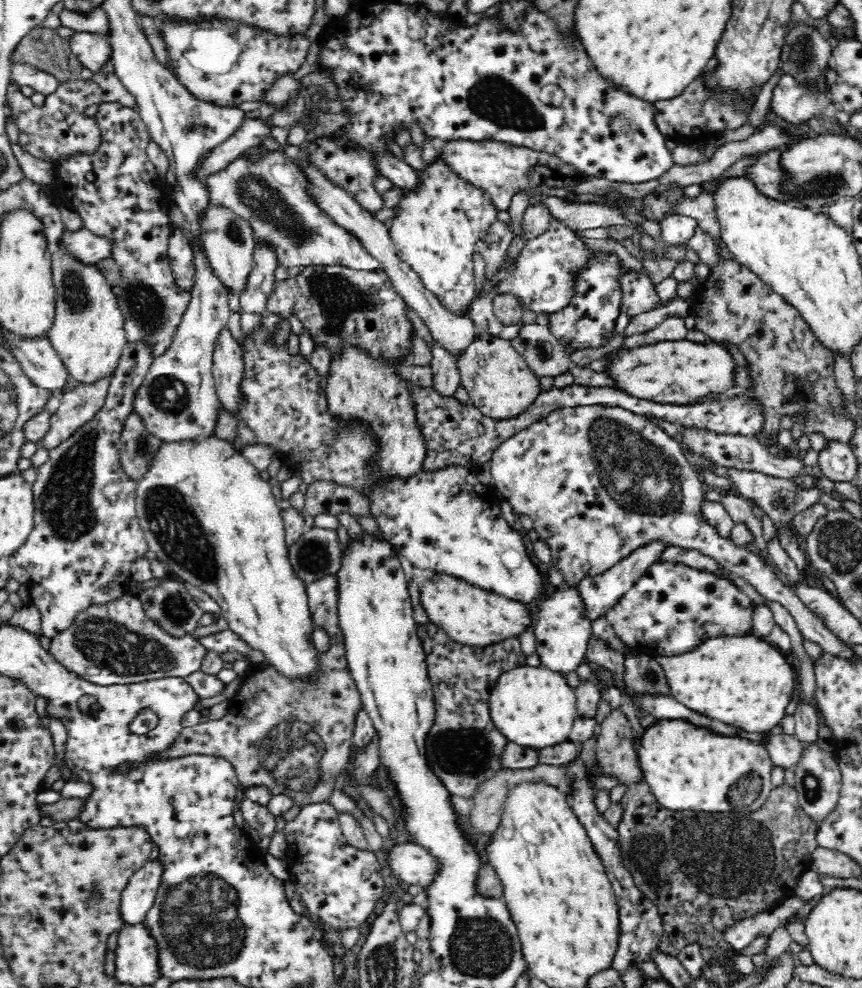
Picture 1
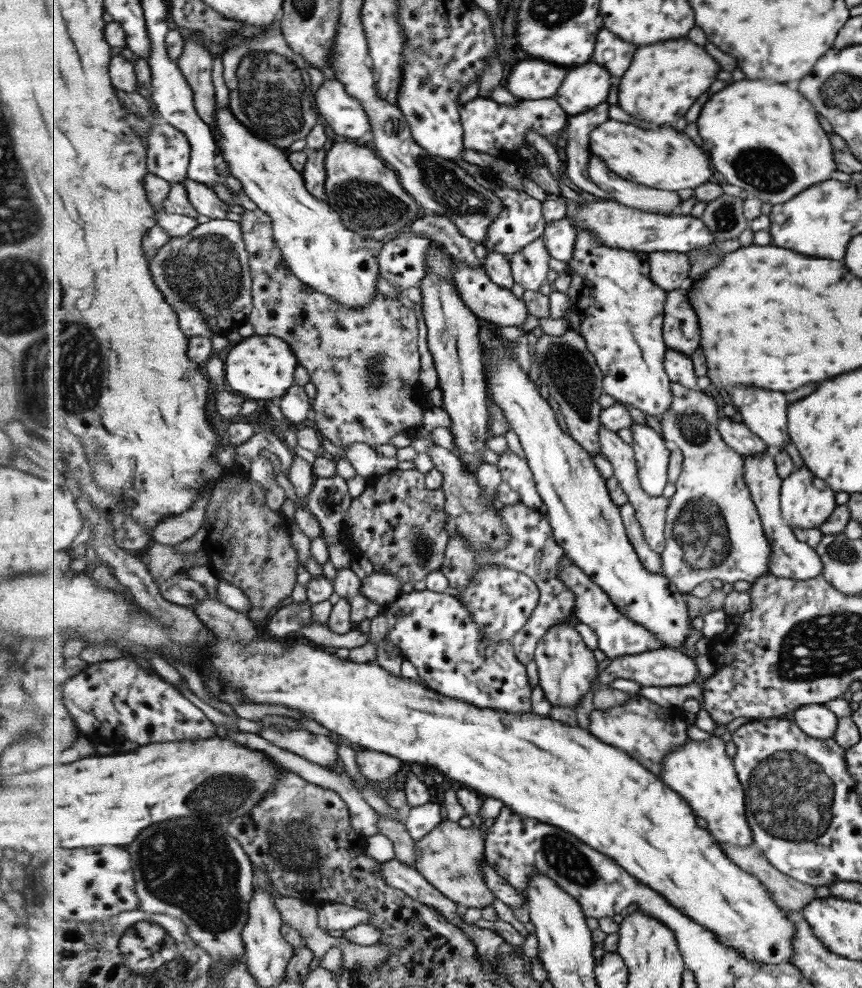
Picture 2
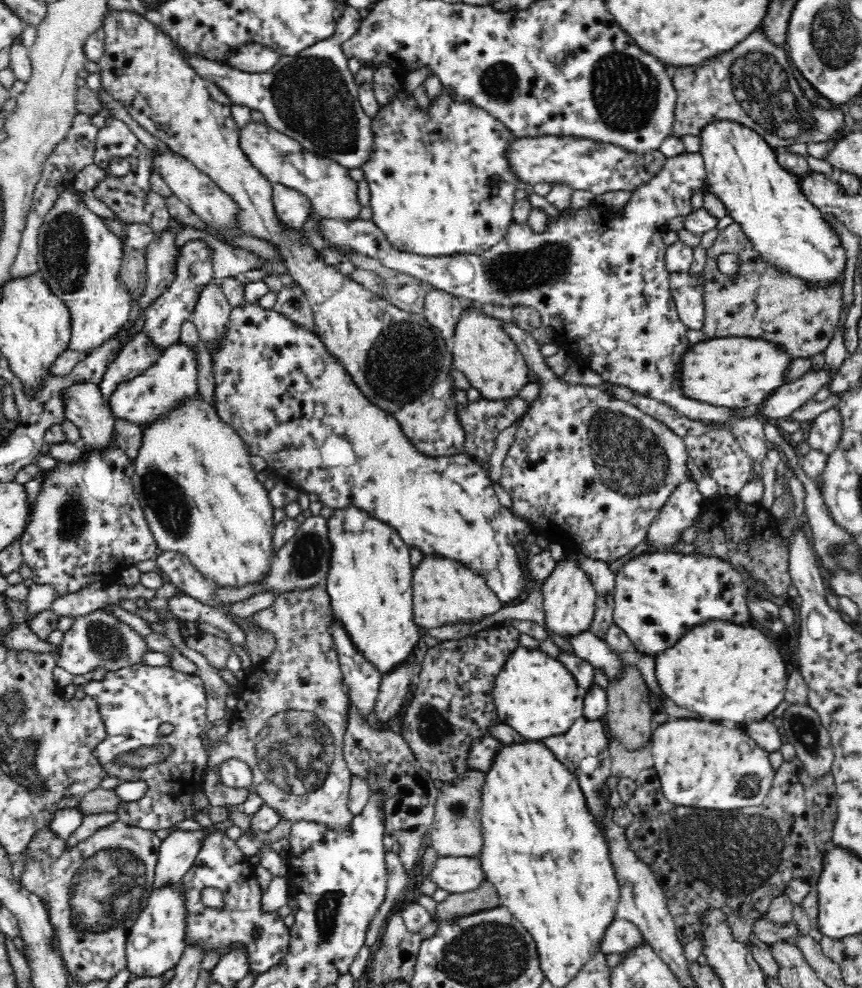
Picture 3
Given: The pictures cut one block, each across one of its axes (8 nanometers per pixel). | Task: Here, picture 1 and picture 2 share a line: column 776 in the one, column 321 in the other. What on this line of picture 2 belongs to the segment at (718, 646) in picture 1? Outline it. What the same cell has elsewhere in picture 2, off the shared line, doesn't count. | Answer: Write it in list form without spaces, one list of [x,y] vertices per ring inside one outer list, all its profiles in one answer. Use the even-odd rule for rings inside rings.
[[[208,627],[210,634],[209,640],[213,640],[213,648],[211,648],[211,654],[207,656],[209,658],[209,664],[213,668],[213,672],[219,674],[219,678],[225,680],[227,676],[227,682],[229,686],[245,686],[241,690],[245,690],[245,698],[247,702],[257,702],[257,704],[285,704],[285,706],[291,706],[291,708],[297,708],[297,710],[303,710],[309,714],[309,718],[317,720],[319,724],[323,724],[325,728],[333,730],[337,736],[345,736],[349,738],[351,743],[361,744],[361,747],[369,750],[377,750],[391,754],[391,756],[400,758],[405,765],[410,764],[422,764],[423,766],[431,765],[433,770],[442,772],[448,779],[448,782],[453,782],[459,786],[467,786],[470,789],[477,791],[483,797],[495,797],[505,802],[505,806],[511,808],[511,810],[527,816],[528,818],[535,818],[539,822],[546,823],[547,825],[559,826],[559,828],[573,834],[581,841],[585,842],[591,848],[606,854],[609,858],[615,858],[615,862],[619,866],[623,867],[624,870],[629,872],[629,875],[635,877],[637,881],[649,886],[653,890],[656,890],[659,894],[663,895],[675,908],[678,908],[683,914],[692,918],[695,922],[698,922],[701,926],[706,926],[709,930],[712,930],[721,943],[727,944],[737,951],[741,950],[741,955],[749,960],[756,960],[759,964],[783,964],[793,962],[793,955],[795,955],[795,946],[793,946],[793,939],[795,934],[798,934],[798,928],[795,923],[788,917],[788,914],[780,907],[774,899],[774,894],[768,889],[757,876],[749,874],[747,871],[741,870],[737,864],[735,864],[728,856],[726,852],[723,852],[719,843],[714,839],[712,833],[705,828],[699,828],[697,824],[697,816],[693,812],[693,808],[687,803],[687,800],[675,792],[667,783],[657,776],[654,772],[647,770],[647,767],[643,768],[642,763],[637,762],[635,758],[631,758],[624,750],[619,750],[615,746],[609,746],[605,744],[599,738],[595,738],[593,733],[587,728],[581,728],[577,726],[569,726],[566,722],[555,720],[549,716],[539,716],[533,712],[501,712],[494,708],[481,708],[476,704],[471,704],[466,700],[460,698],[453,698],[447,696],[442,692],[434,690],[430,687],[423,687],[419,682],[411,681],[406,677],[393,676],[384,670],[381,666],[374,663],[357,663],[351,660],[341,660],[337,658],[333,650],[329,648],[321,648],[312,641],[306,643],[297,643],[293,646],[285,646],[284,639],[277,636],[271,636],[266,633],[261,633],[257,638],[257,642],[251,642],[251,648],[241,644],[241,646],[235,646],[233,640],[231,642],[225,642],[224,638],[217,636],[210,627]]]

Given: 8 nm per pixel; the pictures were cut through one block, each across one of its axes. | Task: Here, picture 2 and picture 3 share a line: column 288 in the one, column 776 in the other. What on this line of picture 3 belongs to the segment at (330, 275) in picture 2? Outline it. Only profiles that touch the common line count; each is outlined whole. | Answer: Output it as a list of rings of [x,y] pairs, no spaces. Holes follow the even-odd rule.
[[[712,119],[701,128],[700,156],[703,158],[710,190],[726,205],[728,215],[743,226],[748,240],[770,263],[814,283],[833,281],[846,267],[846,250],[823,212],[803,191],[802,177],[776,160],[776,150],[758,131],[730,119]]]

